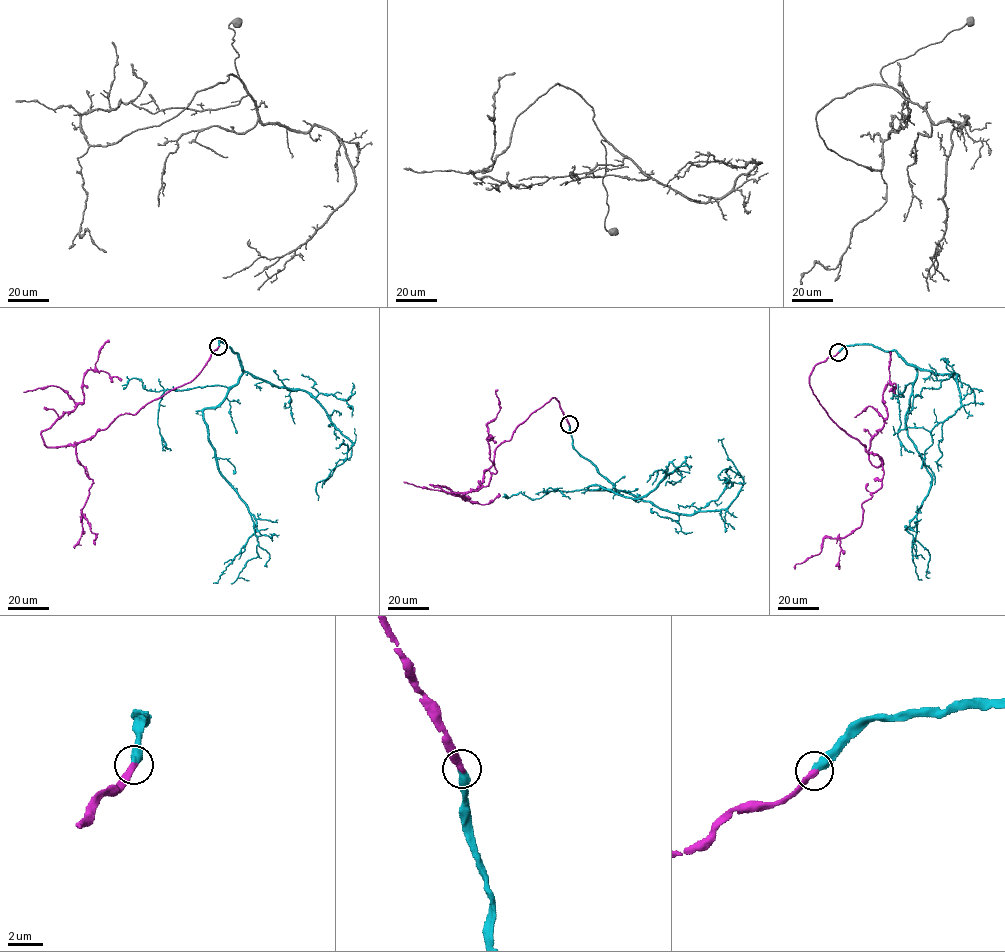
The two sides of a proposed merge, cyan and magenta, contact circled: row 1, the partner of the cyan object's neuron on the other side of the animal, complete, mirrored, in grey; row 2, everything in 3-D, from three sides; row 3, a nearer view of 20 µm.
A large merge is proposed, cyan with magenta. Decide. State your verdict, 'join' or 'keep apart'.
join

